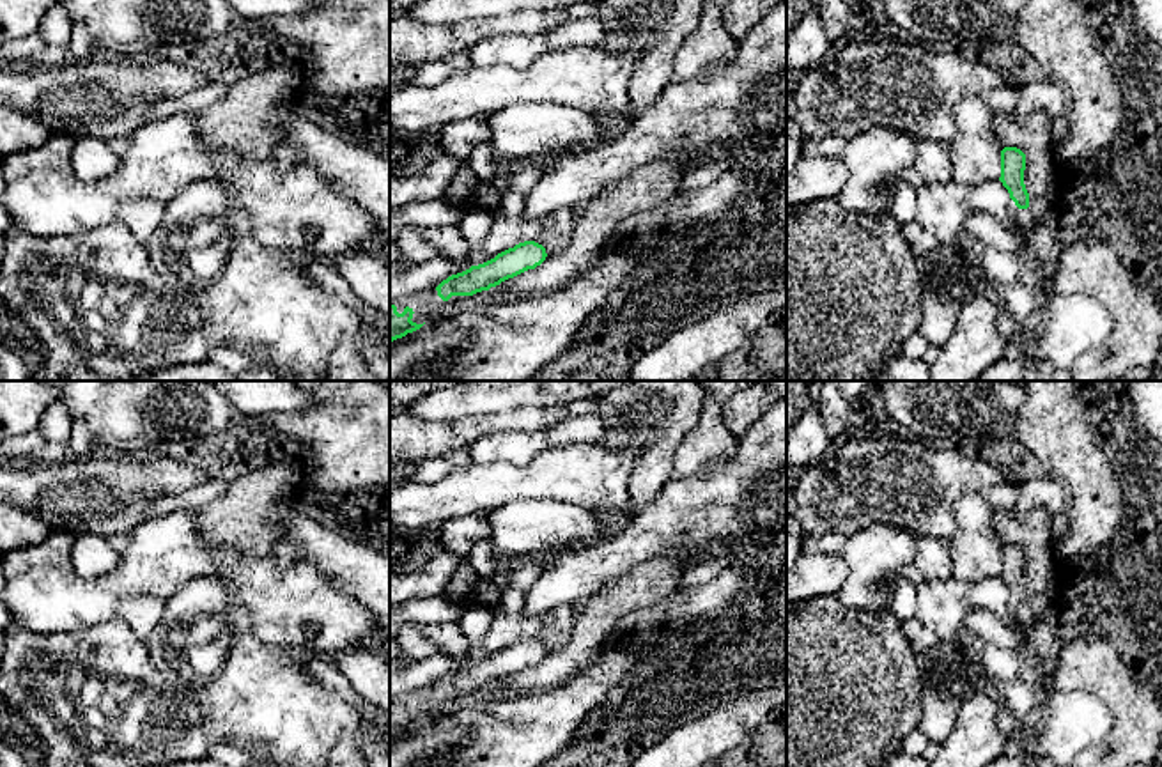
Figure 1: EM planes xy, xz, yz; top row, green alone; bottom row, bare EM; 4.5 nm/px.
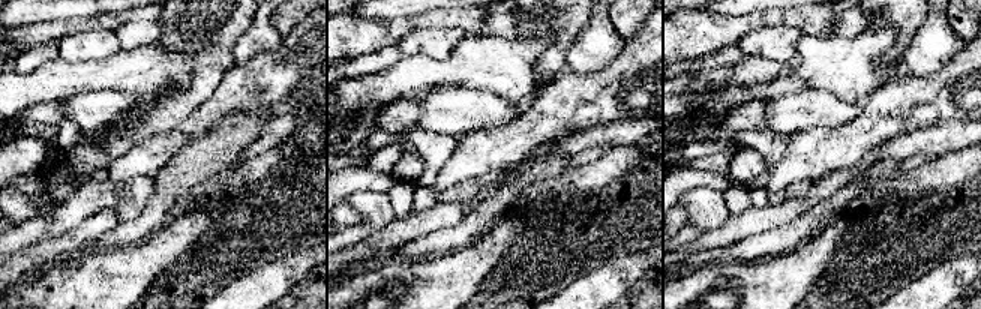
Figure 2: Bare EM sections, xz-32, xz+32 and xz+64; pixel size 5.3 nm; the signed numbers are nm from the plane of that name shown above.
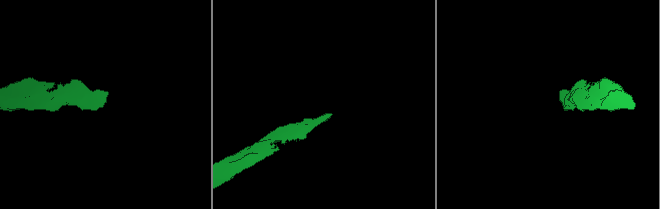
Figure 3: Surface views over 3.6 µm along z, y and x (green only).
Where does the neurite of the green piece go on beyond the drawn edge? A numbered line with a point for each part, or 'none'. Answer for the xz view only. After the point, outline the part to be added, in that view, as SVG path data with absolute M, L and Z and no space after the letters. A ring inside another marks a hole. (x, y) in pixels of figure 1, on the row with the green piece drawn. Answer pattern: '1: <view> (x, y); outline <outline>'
1: xz (427, 305); outline M436 287L411 294L407 298L397 299L393 305L397 312L402 314L406 306L409 306L413 314L413 322L423 324L430 322L439 315L446 315L468 303L482 301L487 296L487 291L476 292L473 296L452 296L448 301L443 301L438 296Z

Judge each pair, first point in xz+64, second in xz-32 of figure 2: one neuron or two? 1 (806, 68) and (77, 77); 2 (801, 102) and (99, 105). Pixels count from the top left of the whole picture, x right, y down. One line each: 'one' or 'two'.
1: one
2: one

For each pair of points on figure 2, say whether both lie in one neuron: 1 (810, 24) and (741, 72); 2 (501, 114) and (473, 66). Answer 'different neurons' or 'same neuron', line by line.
1: different neurons
2: different neurons

